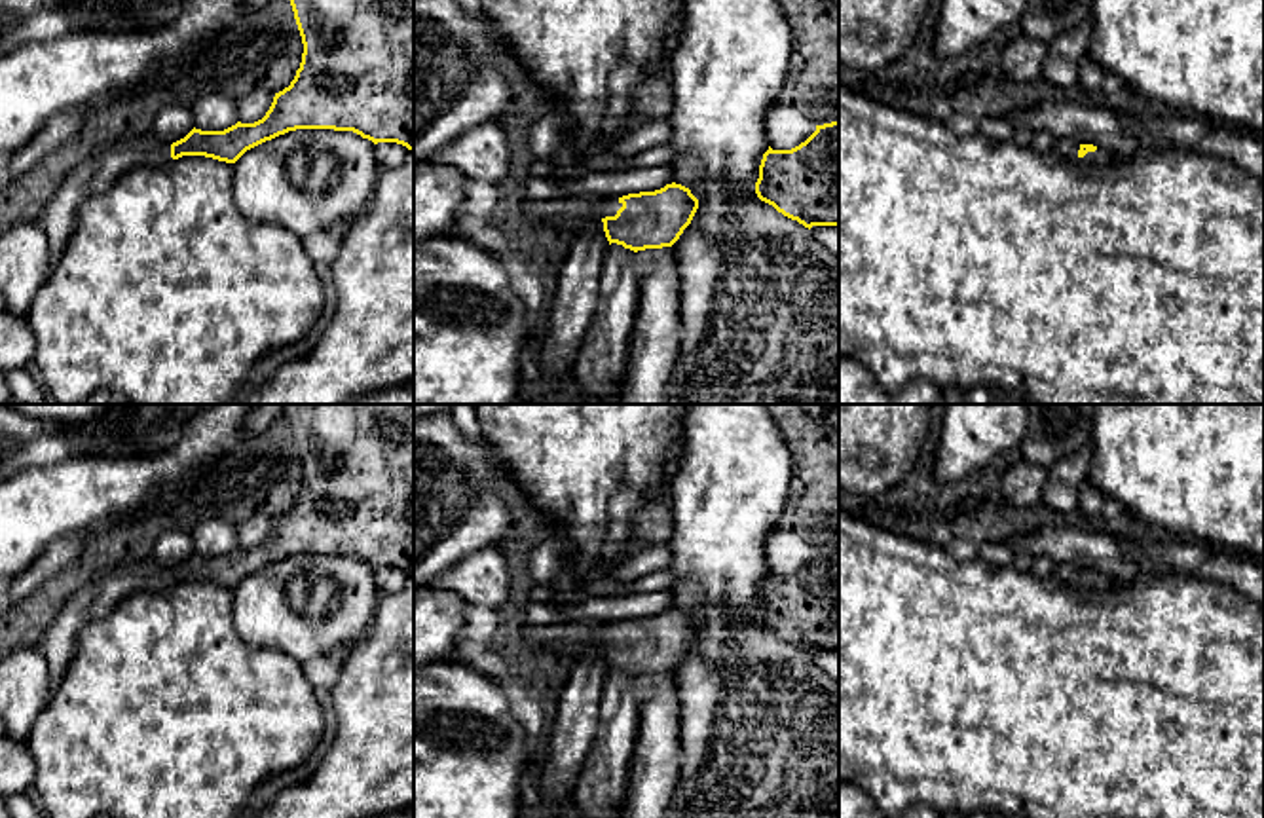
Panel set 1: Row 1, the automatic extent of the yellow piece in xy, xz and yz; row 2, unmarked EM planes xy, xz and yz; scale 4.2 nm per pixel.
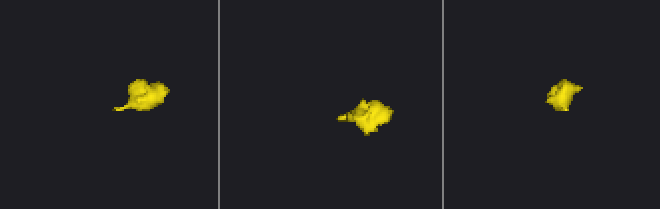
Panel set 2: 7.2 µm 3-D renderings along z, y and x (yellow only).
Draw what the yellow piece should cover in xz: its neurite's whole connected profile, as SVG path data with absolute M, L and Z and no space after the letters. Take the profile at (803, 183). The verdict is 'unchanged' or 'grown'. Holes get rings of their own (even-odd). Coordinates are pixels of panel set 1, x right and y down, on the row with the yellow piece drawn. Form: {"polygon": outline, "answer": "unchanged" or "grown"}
{"polygon": "M839 121L816 125L816 131L791 150L769 146L759 165L755 194L809 230L812 226L839 226Z", "answer": "unchanged"}

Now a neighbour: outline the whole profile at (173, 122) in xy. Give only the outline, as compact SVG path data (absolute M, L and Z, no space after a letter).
M173 102L158 112L150 131L159 142L173 144L184 139L192 129L194 118L190 106Z

